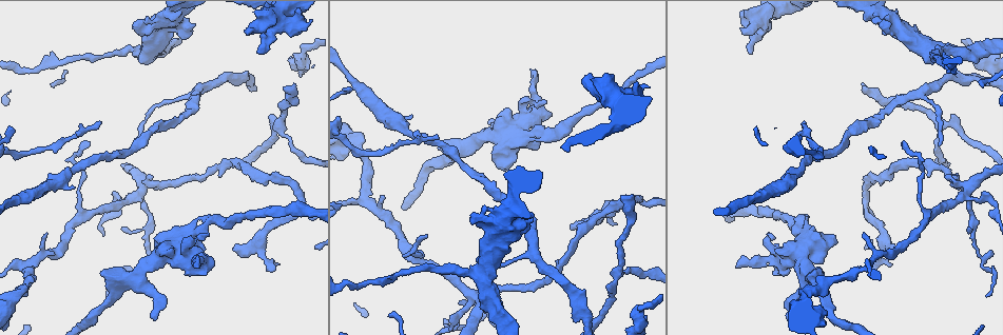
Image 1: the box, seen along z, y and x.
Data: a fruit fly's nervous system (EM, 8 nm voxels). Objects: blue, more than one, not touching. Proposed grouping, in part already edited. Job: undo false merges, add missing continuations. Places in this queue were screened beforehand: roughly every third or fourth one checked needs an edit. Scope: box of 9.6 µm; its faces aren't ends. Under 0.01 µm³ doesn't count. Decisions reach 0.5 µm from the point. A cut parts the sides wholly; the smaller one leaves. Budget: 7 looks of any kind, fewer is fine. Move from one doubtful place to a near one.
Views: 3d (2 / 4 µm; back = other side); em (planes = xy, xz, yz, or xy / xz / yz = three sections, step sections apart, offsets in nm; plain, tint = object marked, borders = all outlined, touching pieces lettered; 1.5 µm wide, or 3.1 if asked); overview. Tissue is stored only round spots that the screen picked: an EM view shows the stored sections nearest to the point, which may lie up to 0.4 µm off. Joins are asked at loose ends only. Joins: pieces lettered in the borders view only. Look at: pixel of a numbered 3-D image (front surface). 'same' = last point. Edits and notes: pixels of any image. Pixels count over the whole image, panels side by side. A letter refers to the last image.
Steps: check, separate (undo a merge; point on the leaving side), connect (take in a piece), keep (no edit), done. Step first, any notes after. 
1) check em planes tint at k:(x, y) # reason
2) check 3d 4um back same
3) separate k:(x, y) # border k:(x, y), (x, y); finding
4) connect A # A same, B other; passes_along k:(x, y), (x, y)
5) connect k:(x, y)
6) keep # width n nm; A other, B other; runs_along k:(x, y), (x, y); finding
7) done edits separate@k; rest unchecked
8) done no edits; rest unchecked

check 3d 2um at 1:(27, 269) # sharp bend

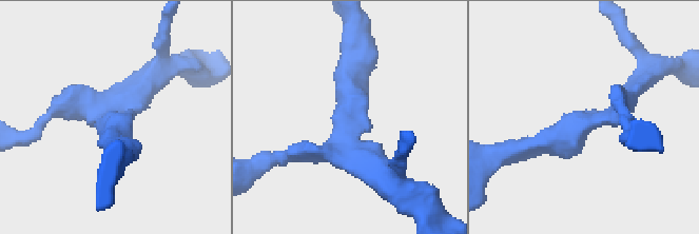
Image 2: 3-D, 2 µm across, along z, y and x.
check em planes tint at 2:(606, 114) # arms 3

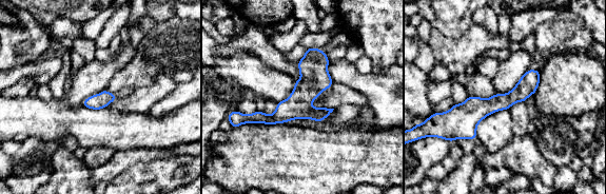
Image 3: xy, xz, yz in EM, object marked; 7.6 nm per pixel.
check em planes borders same

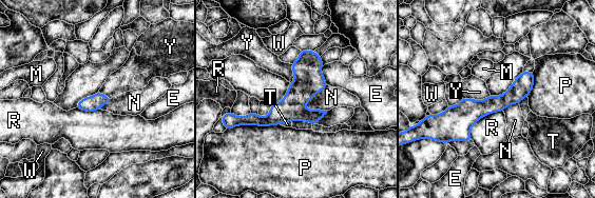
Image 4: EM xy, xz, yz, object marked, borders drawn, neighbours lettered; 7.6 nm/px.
keep # longest_contact P 400 nm; E other, M other, N other, P other, R other, T other, W other, Y other; runs_along 4:(318, 58), (273, 118), (237, 121); continuous, no second neuron

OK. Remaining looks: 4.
check 3d 4um at 1:(861, 83) # branch stops here

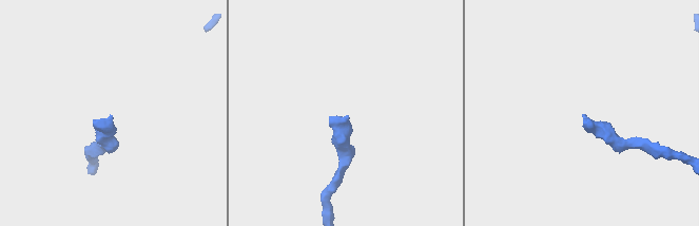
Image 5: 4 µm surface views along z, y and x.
check em xz step 4 borders at 5:(345, 116) # need the tissue

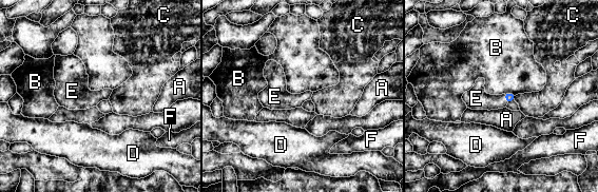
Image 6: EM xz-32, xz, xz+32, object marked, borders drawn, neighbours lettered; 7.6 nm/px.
check em planes borders same # cut it another way

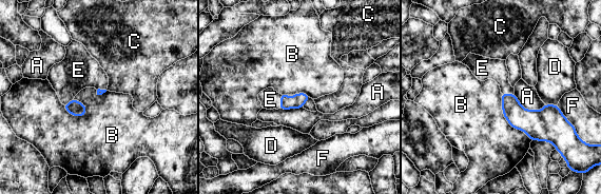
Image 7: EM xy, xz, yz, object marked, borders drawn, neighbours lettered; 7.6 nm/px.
connect E # A other, B other, C other, D other, E same, F other; passes_along 7:(296, 101), (280, 101), (270, 99); it goes on there

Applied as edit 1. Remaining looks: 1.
done edits connect@7; rest unchecked

